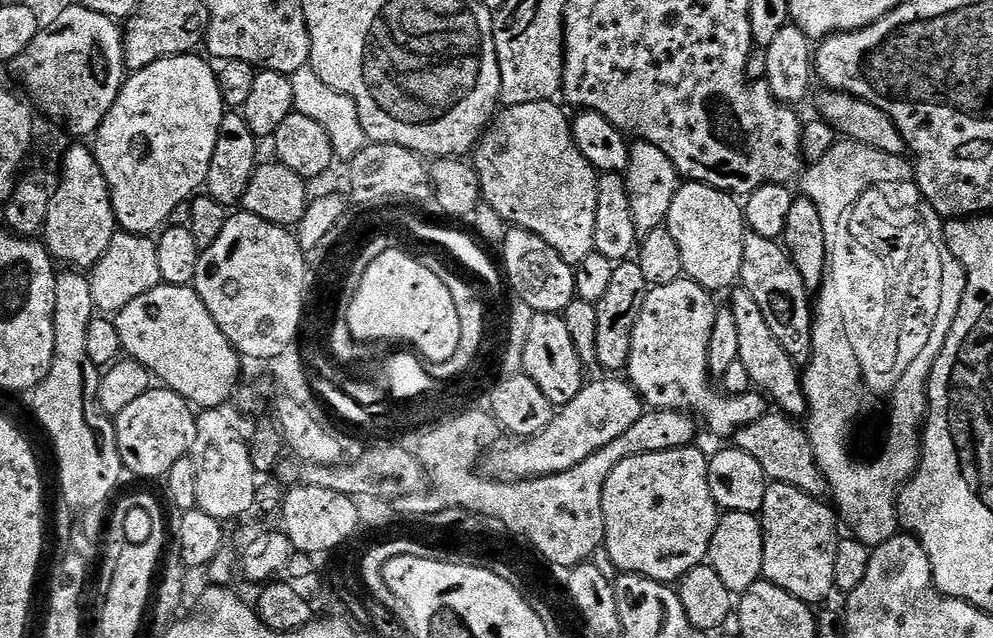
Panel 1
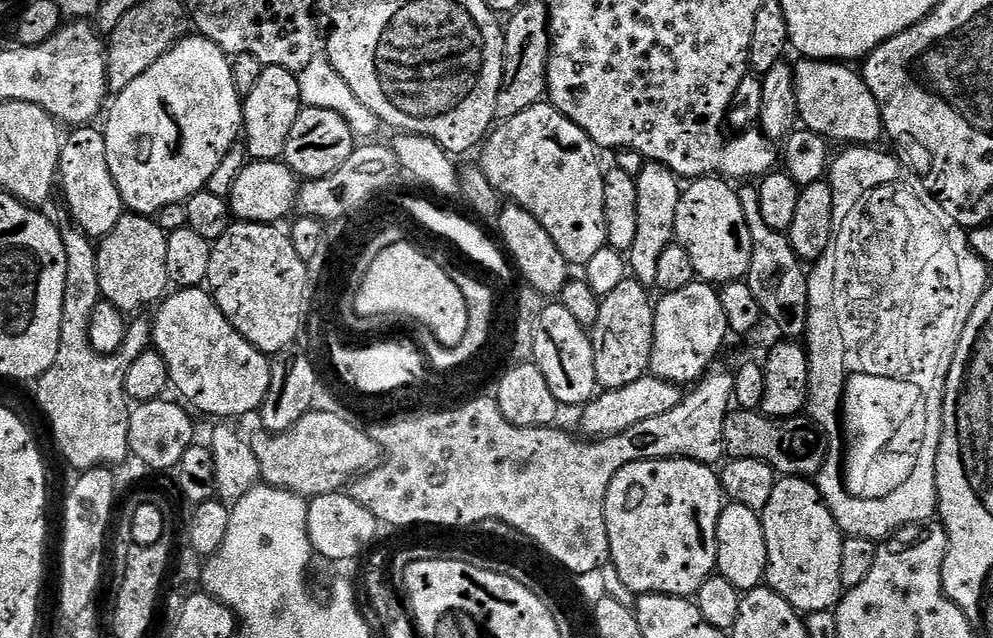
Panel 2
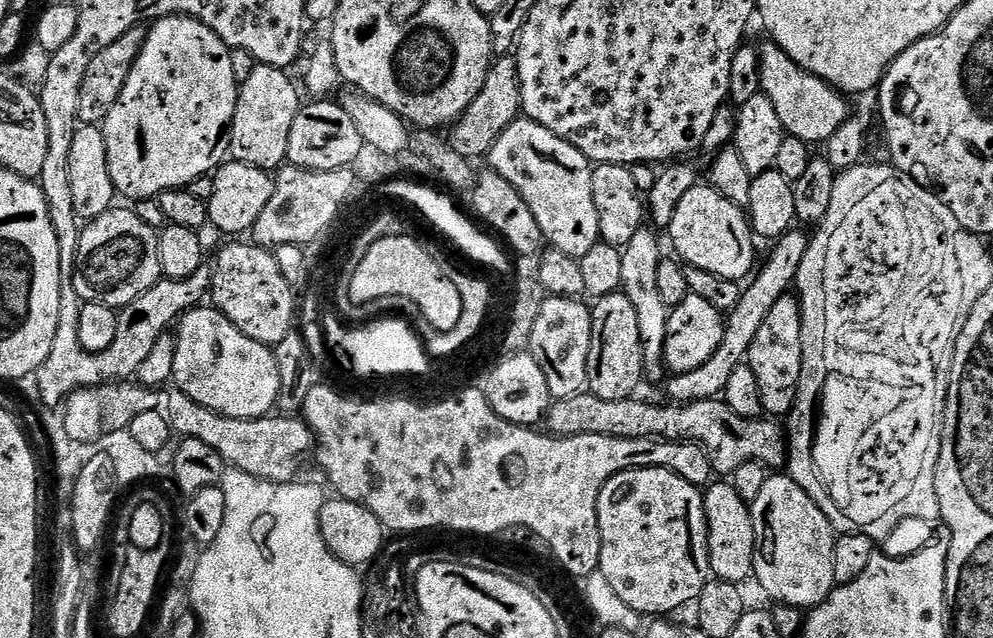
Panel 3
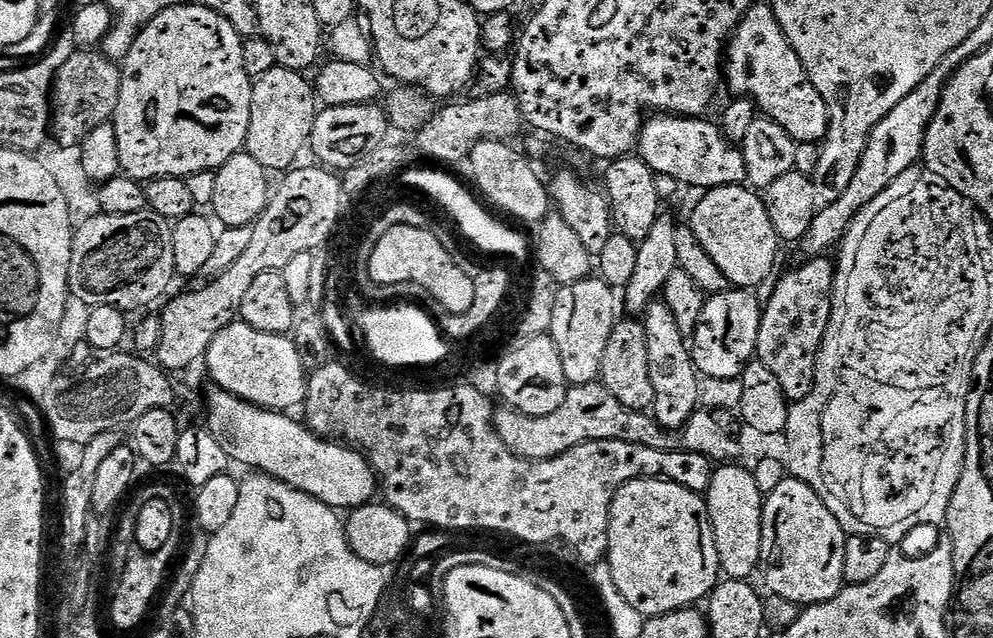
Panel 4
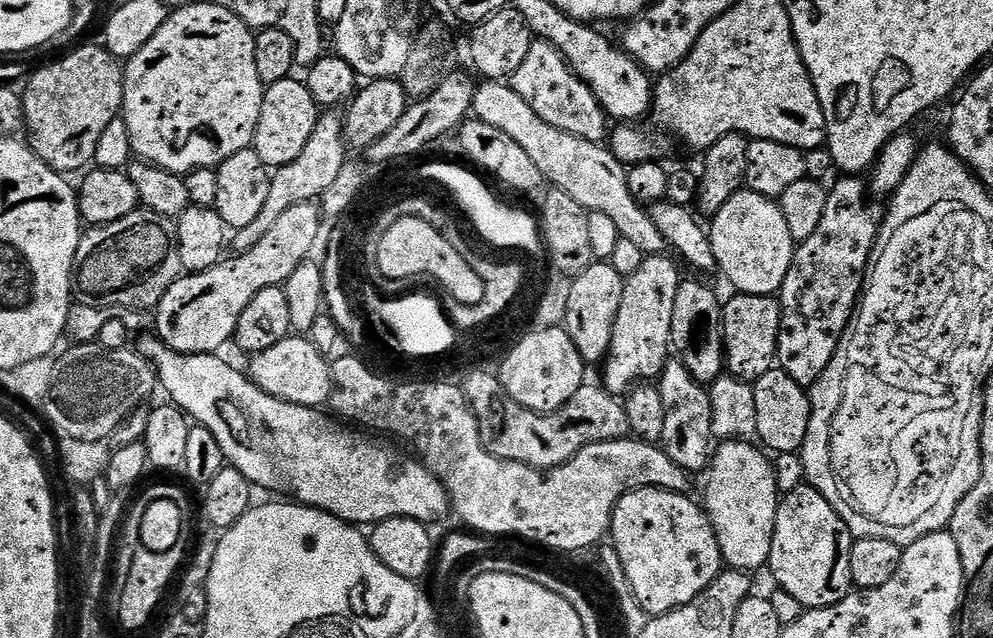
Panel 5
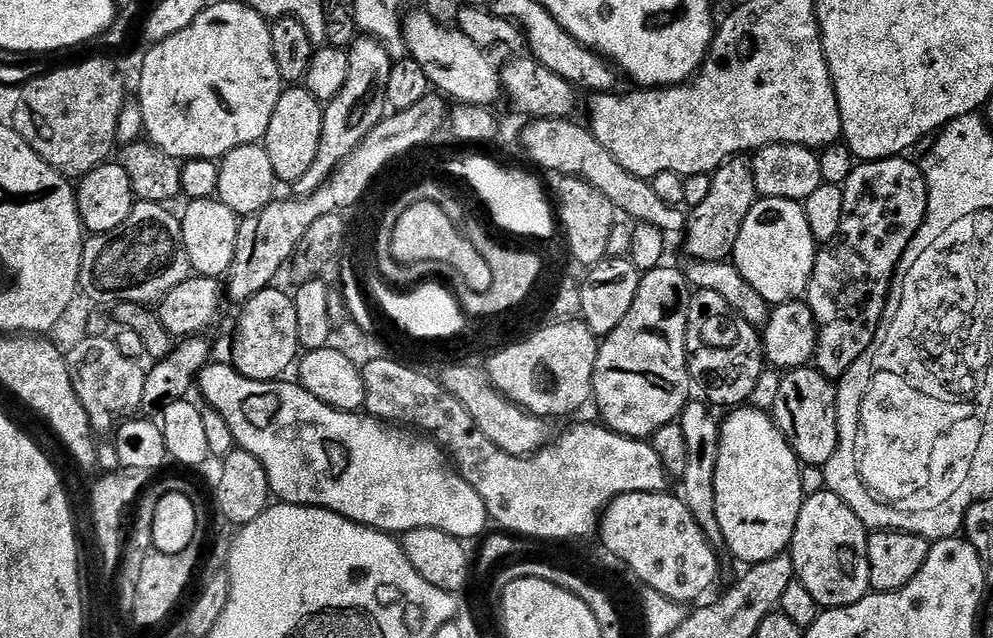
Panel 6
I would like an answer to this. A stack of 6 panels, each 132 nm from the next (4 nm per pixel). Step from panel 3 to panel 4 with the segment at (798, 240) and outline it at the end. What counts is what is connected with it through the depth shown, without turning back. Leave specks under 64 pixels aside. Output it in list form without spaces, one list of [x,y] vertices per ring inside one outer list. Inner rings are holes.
[[[940,74],[929,76],[922,82],[922,86],[906,94],[906,98],[902,98],[902,102],[898,102],[898,106],[894,106],[894,110],[890,110],[890,114],[886,114],[882,122],[878,122],[878,126],[868,136],[868,145],[854,178],[850,178],[850,186],[846,186],[846,194],[842,194],[842,198],[825,203],[817,212],[808,232],[798,242],[798,248],[805,252],[805,257],[825,255],[829,251],[827,248],[834,247],[843,238],[844,231],[852,224],[852,219],[867,204],[875,205],[887,188],[889,191],[898,182],[898,178],[902,178],[903,174],[921,163],[924,141],[928,138],[932,121],[940,111],[945,88],[946,80],[943,80]]]

